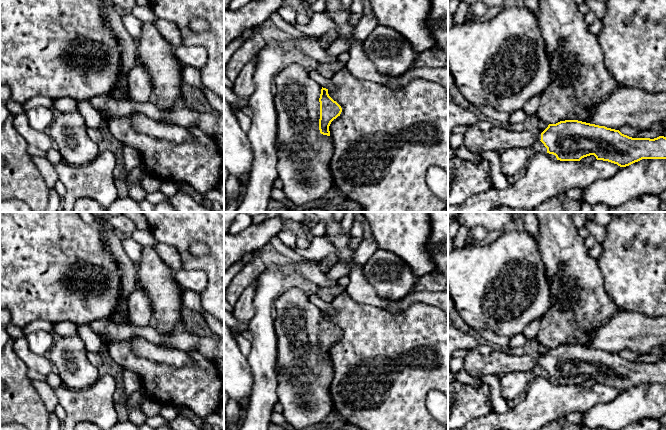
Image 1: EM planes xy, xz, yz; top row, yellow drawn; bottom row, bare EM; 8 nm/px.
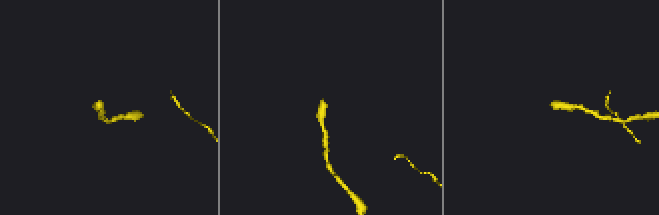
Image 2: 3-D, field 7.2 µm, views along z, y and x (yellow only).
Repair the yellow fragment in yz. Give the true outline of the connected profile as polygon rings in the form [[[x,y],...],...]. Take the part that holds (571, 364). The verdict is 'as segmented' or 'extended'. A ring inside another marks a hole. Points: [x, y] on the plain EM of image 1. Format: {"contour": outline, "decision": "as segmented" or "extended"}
{"contour": [[[565,344],[548,351],[538,359],[526,353],[522,356],[511,354],[506,349],[493,351],[489,355],[482,355],[476,350],[470,350],[464,358],[464,370],[473,378],[484,375],[509,374],[519,371],[529,371],[536,364],[540,364],[547,372],[547,377],[556,380],[560,385],[580,385],[582,382],[594,379],[597,384],[608,385],[620,391],[629,390],[642,383],[666,383],[666,361],[632,362],[622,358],[619,354],[590,348],[578,344]]], "decision": "extended"}

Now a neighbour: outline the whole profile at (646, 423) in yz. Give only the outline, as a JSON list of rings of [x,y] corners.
[[[643,418],[639,421],[630,423],[620,430],[660,430],[661,422],[655,418]]]

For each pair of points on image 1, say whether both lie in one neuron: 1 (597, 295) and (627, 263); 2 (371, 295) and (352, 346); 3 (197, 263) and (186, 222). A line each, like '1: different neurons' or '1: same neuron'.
1: different neurons
2: different neurons
3: same neuron

